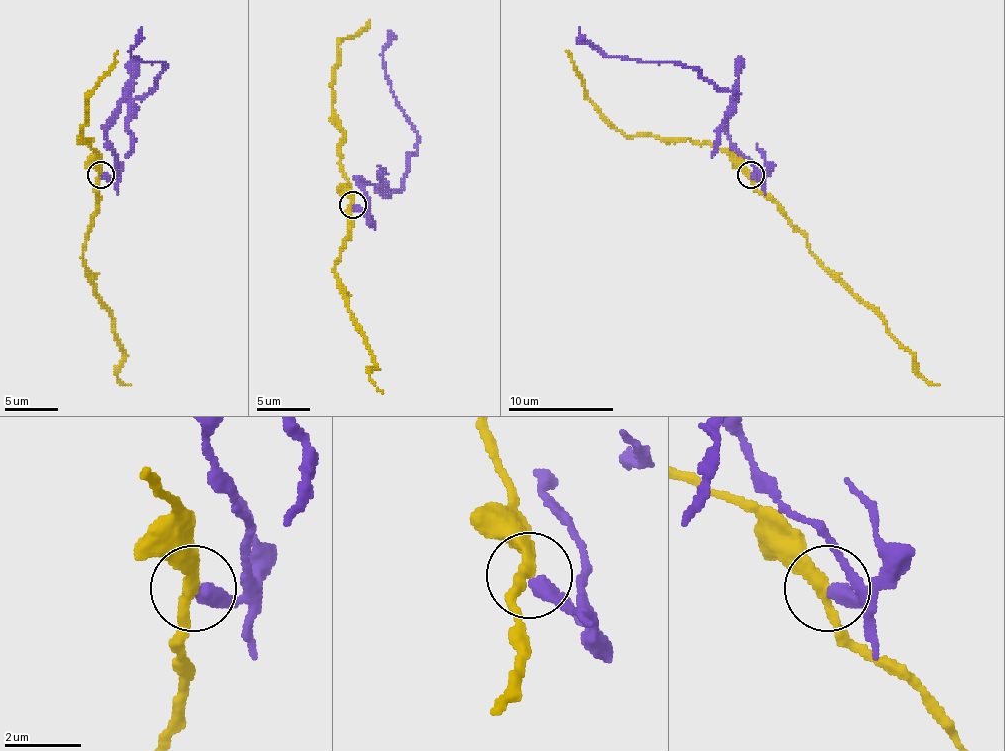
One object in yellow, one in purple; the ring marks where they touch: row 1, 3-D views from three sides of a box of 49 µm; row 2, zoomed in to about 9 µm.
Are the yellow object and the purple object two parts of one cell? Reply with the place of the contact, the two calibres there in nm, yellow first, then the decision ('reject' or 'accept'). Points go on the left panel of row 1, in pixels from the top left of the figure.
at (101, 175); 320 nm thick on the yellow side, 420 nm on the other; reject

